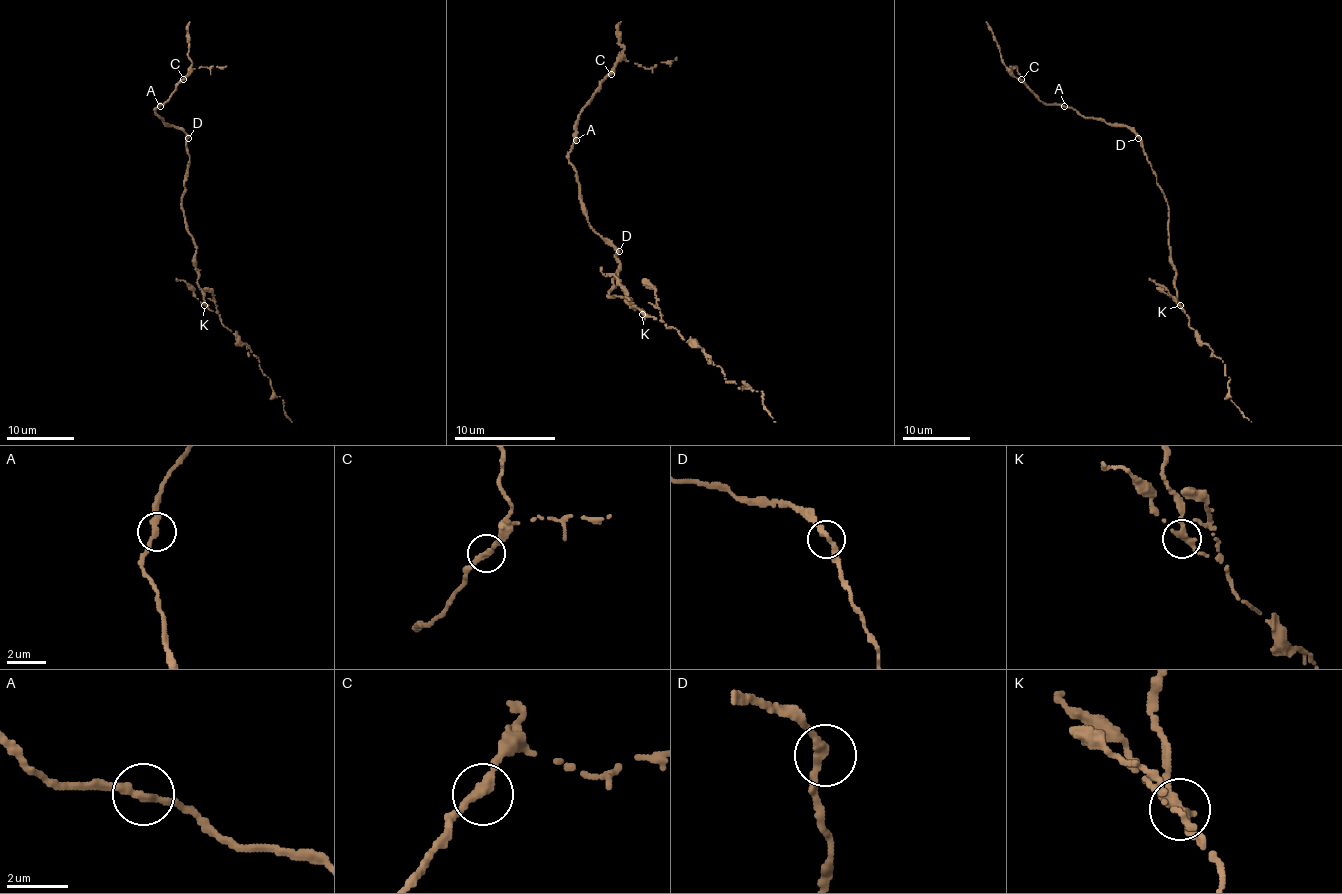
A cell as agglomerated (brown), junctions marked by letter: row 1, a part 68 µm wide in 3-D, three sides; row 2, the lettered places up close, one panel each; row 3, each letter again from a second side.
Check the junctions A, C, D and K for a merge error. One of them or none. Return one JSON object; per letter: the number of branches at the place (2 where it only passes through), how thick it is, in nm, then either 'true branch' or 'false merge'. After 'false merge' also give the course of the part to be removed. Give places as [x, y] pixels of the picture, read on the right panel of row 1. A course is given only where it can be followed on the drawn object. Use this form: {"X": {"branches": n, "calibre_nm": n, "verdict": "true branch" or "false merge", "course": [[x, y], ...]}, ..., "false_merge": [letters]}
{"A": {"branches": 2, "calibre_nm": 300, "verdict": "true branch"}, "C": {"branches": 2, "calibre_nm": 280, "verdict": "true branch"}, "D": {"branches": 2, "calibre_nm": 280, "verdict": "true branch"}, "K": {"branches": 2, "calibre_nm": 280, "verdict": "false merge", "course": [[1180, 305], [1189, 327], [1220, 359], [1230, 379], [1230, 401], [1251, 421]]}, "false_merge": ["K"]}

